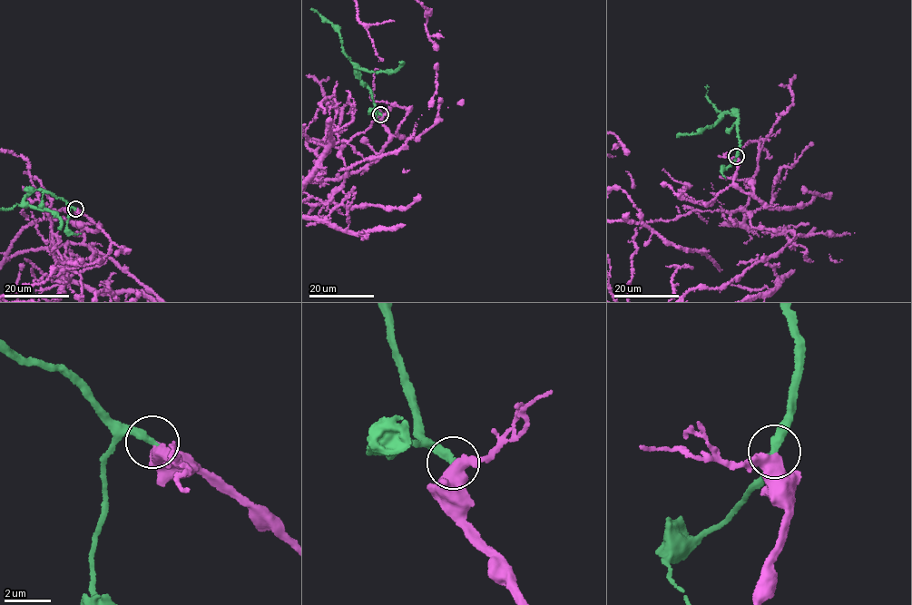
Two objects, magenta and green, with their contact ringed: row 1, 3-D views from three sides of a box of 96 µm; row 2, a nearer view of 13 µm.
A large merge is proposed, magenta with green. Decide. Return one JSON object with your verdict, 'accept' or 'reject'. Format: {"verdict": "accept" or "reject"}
{"verdict": "accept"}

